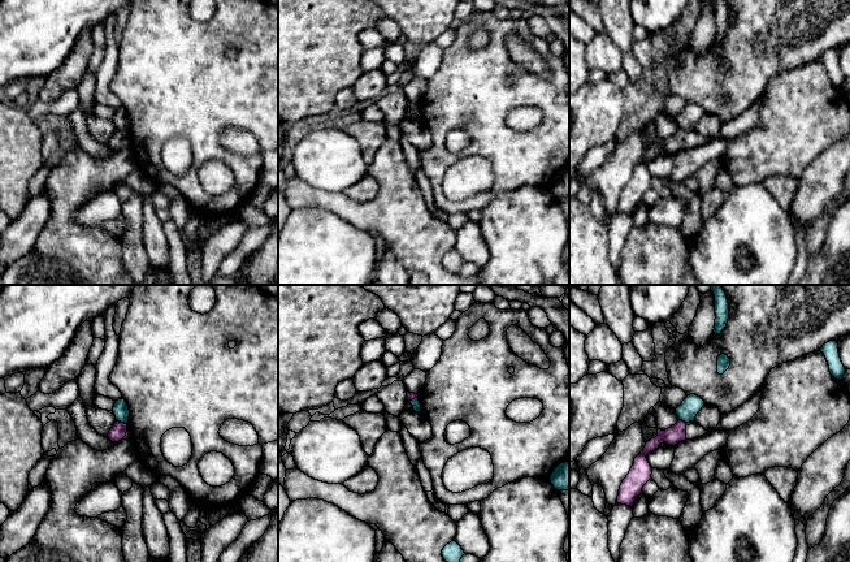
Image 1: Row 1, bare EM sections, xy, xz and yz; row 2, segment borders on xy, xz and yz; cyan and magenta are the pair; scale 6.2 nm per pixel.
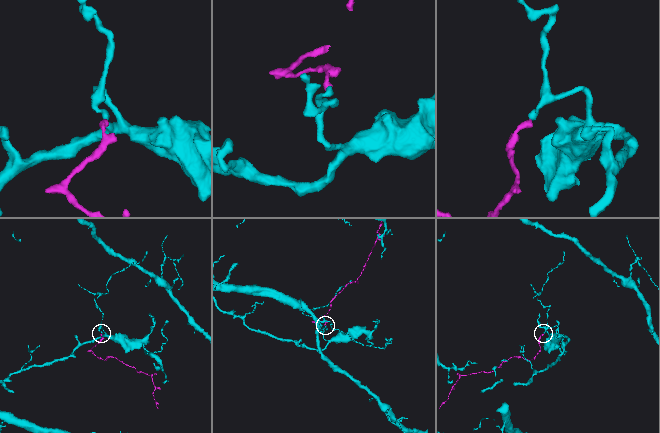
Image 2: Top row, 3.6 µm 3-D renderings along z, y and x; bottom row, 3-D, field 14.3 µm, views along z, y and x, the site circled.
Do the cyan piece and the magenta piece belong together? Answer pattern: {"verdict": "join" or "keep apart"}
{"verdict": "keep apart"}

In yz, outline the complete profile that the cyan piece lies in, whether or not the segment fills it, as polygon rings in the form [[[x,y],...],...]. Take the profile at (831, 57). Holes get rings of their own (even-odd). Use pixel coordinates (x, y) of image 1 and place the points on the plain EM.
[[[829,49],[823,53],[820,60],[824,62],[831,83],[837,88],[844,88],[845,75],[841,70],[837,49]]]

